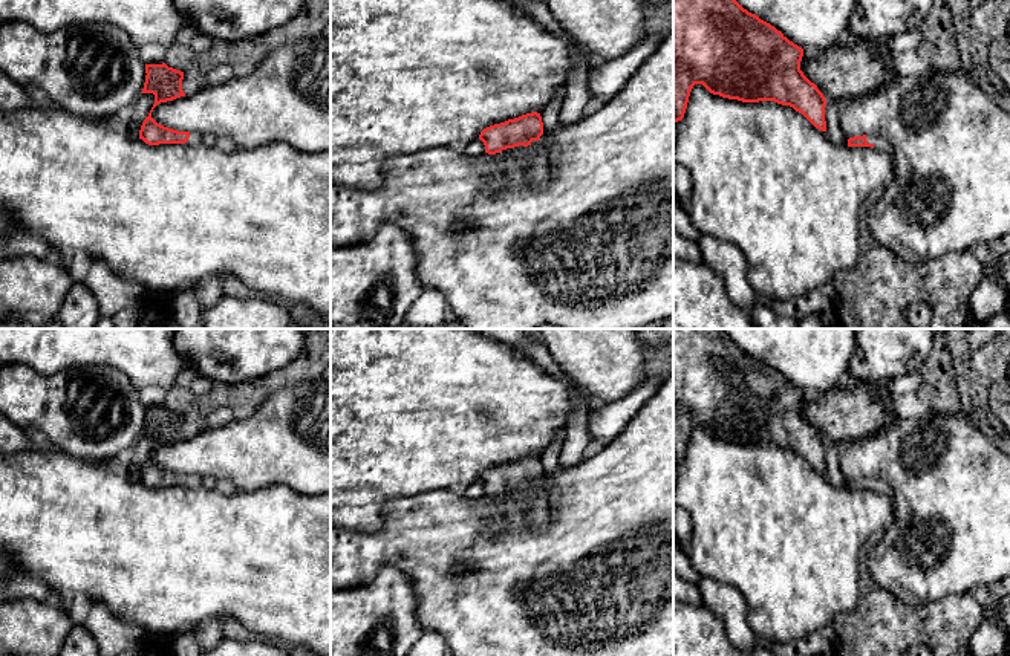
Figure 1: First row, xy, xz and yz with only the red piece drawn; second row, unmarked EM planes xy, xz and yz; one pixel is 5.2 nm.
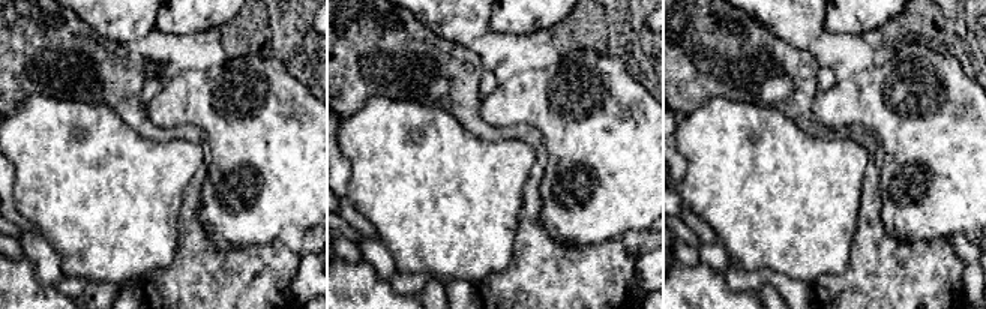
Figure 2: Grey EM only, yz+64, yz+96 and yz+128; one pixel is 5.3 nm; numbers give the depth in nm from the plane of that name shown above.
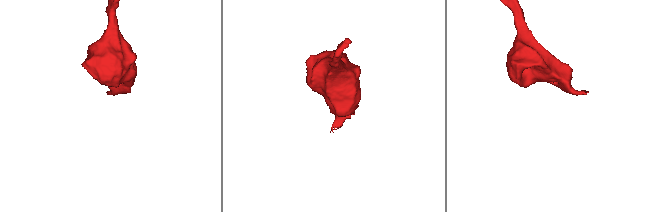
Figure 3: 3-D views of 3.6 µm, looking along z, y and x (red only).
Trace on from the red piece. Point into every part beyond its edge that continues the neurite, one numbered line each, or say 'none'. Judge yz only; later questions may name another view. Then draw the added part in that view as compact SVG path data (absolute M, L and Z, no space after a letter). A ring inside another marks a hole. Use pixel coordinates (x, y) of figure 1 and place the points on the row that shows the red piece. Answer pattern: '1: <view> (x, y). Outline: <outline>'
1: yz (880, 144). Outline: M866 135L868 144L872 144L874 148L889 158L894 158L894 150L891 142L886 138L881 138L878 135Z

